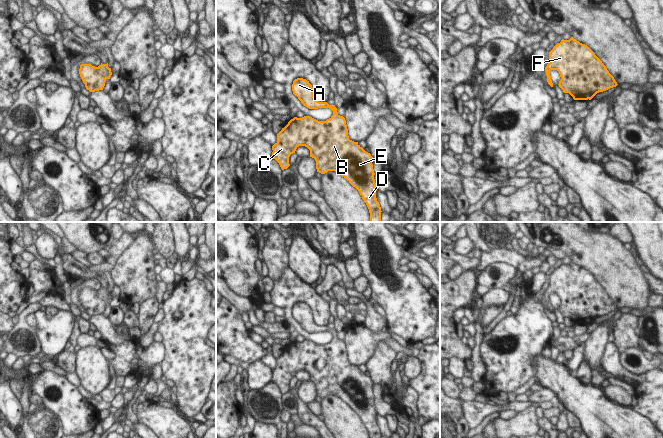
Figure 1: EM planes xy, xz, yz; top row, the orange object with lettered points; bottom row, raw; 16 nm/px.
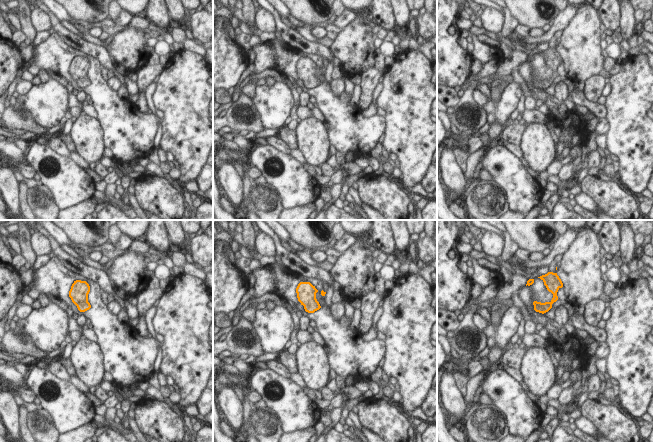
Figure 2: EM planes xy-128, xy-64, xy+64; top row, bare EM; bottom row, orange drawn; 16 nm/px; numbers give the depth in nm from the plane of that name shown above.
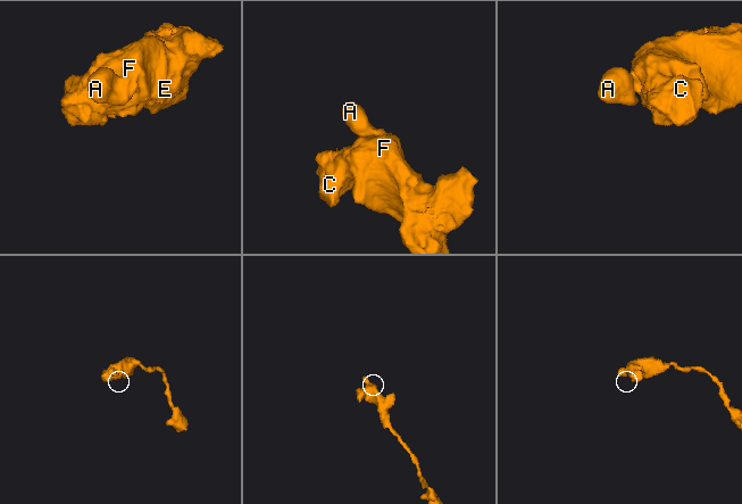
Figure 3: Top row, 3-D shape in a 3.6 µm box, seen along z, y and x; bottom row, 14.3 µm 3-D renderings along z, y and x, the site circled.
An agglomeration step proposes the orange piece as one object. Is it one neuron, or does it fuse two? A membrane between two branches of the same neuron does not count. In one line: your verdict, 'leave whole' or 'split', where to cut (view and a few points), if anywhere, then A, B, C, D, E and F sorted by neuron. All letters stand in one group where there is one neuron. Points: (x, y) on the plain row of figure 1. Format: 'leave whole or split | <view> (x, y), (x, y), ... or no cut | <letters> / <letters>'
leave whole | no cut | A B C D E F

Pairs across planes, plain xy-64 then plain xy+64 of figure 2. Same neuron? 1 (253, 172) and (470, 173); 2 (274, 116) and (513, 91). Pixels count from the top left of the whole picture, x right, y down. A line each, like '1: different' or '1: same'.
1: different
2: same

